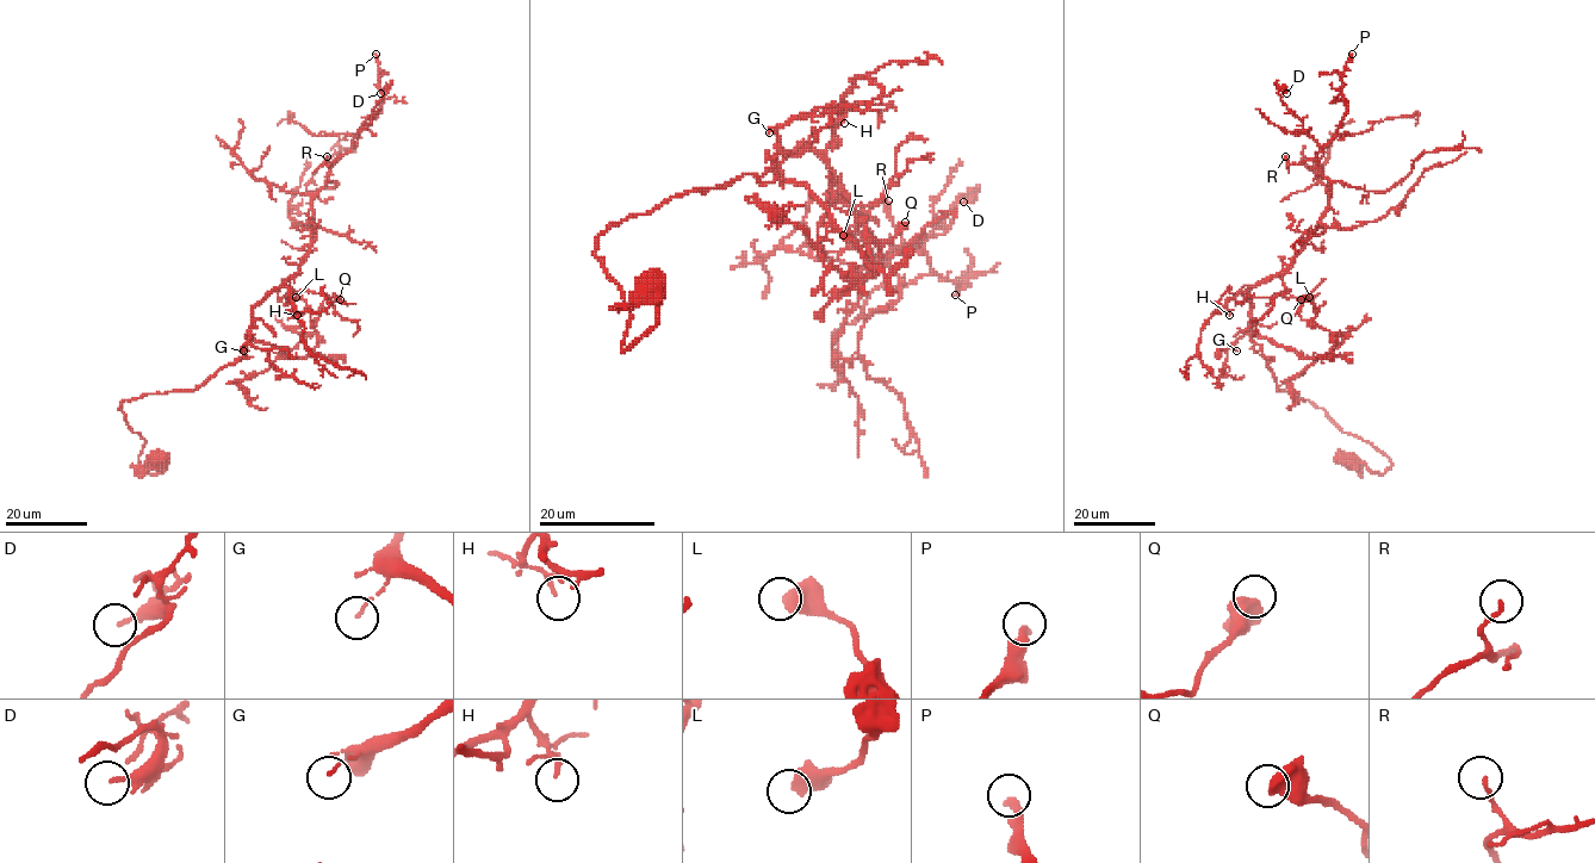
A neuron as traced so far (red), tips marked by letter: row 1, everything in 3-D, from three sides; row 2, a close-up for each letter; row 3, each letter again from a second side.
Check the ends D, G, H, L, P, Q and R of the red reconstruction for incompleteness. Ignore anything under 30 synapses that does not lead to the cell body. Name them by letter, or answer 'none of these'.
none of these

